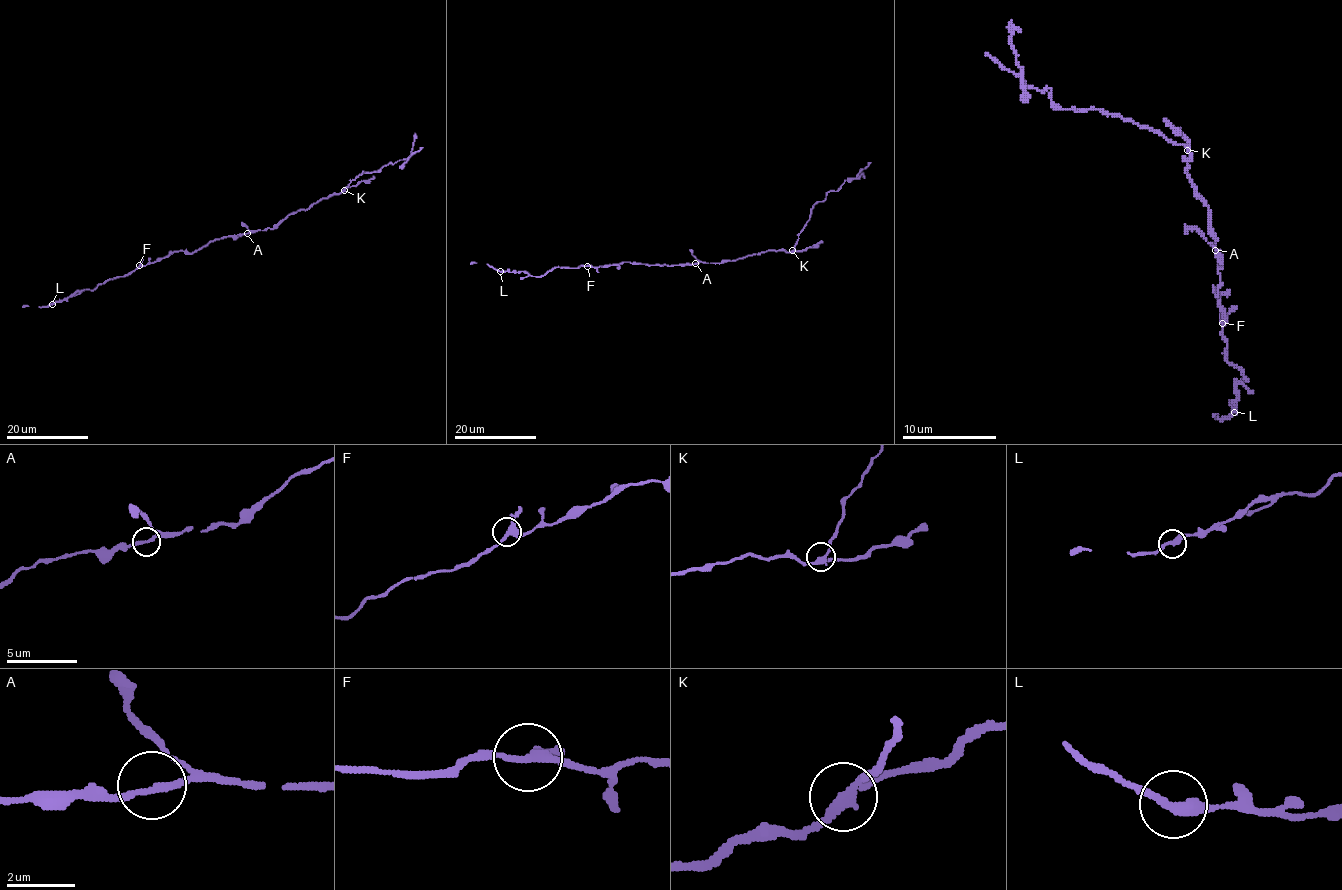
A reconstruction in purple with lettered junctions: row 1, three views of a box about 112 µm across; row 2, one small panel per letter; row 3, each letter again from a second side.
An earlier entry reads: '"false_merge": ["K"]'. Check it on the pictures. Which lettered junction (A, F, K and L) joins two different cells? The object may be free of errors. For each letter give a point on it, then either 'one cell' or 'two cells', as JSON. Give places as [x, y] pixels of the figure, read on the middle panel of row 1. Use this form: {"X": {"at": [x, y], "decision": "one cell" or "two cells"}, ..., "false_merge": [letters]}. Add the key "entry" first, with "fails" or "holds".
{"entry": "holds", "A": {"at": [695, 263], "decision": "one cell"}, "F": {"at": [587, 266], "decision": "one cell"}, "K": {"at": [792, 250], "decision": "two cells"}, "L": {"at": [500, 271], "decision": "one cell"}, "false_merge": ["K"]}

